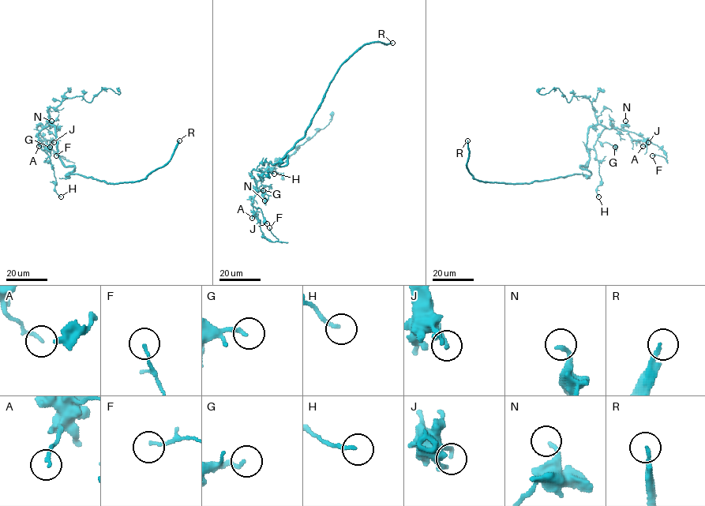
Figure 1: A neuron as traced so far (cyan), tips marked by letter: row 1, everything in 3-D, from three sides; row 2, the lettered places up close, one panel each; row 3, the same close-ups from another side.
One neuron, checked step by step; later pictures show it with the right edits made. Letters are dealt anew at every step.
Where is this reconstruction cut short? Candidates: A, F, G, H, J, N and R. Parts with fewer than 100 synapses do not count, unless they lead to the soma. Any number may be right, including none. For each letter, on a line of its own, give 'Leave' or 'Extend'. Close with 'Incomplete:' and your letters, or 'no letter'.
A: Leave
F: Leave
G: Leave
H: Leave
J: Leave
N: Leave
R: Extend
Incomplete: R

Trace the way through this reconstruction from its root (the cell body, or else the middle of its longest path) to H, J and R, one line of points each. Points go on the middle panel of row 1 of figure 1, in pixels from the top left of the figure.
H: (286, 163), (287, 155), (275, 164), (270, 162), (258, 180), (251, 170), (274, 174)
J: (286, 163), (287, 155), (275, 164), (270, 162), (256, 184), (251, 204), (260, 209), (267, 223)
R: (286, 163), (280, 166), (279, 162), (304, 136), (338, 69), (365, 44), (392, 43)

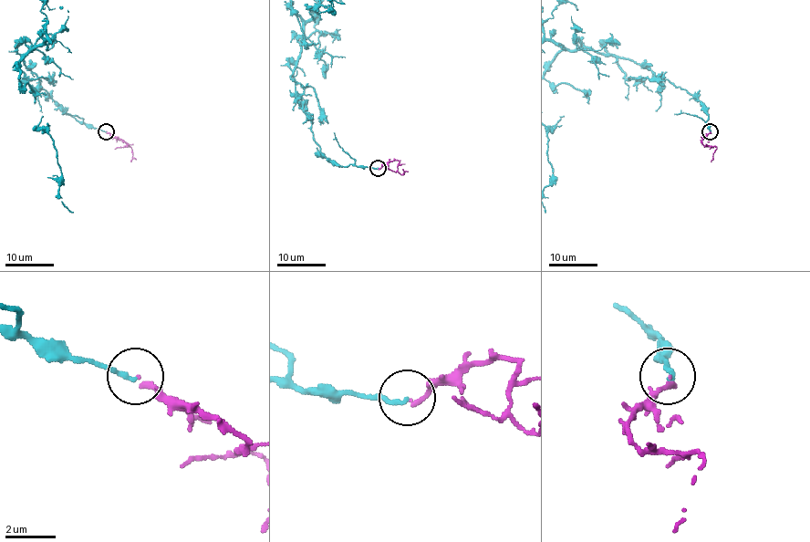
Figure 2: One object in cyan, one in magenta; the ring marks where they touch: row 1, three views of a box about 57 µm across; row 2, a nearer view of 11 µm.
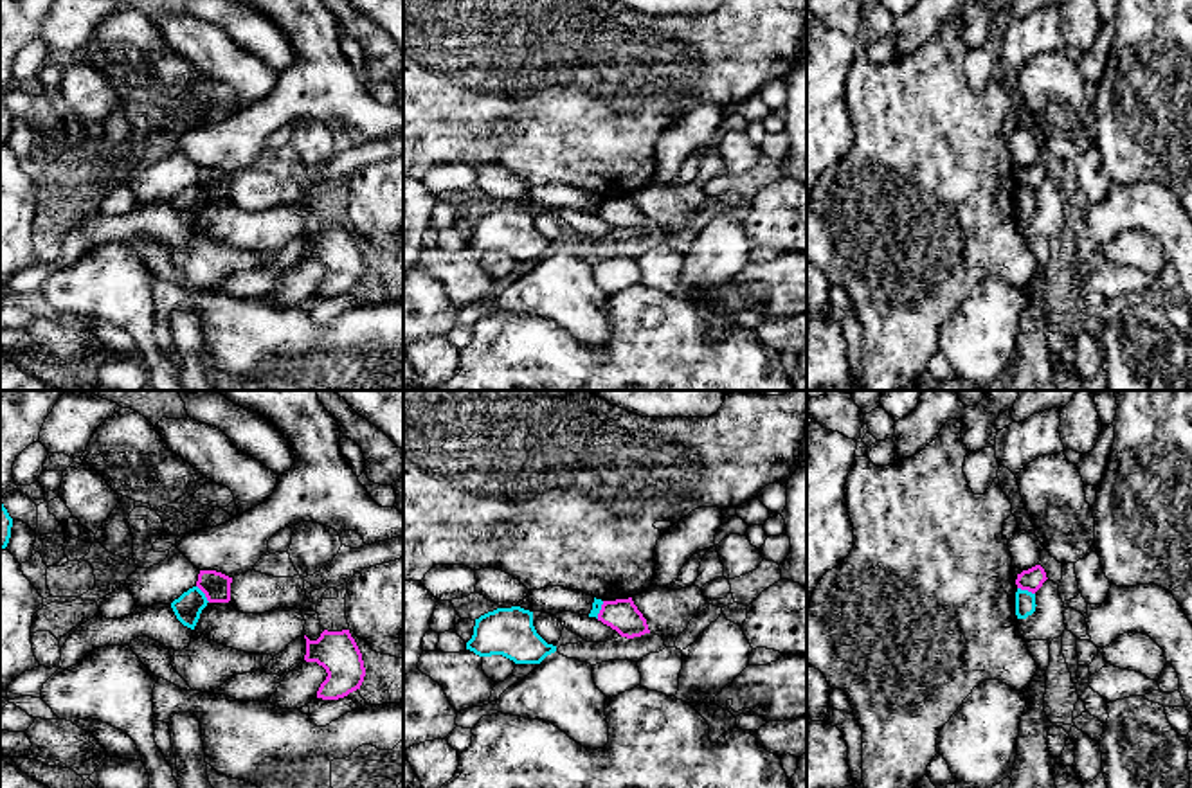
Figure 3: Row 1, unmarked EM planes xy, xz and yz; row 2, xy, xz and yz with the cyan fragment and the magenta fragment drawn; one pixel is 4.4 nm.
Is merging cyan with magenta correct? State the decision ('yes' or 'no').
no

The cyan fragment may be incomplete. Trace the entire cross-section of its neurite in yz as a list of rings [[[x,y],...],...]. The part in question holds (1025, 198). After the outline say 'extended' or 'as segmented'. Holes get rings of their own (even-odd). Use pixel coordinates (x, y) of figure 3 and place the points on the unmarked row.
[[[1017,185],[1016,189],[1016,212],[1026,216],[1035,209],[1035,191]]] | as segmented

